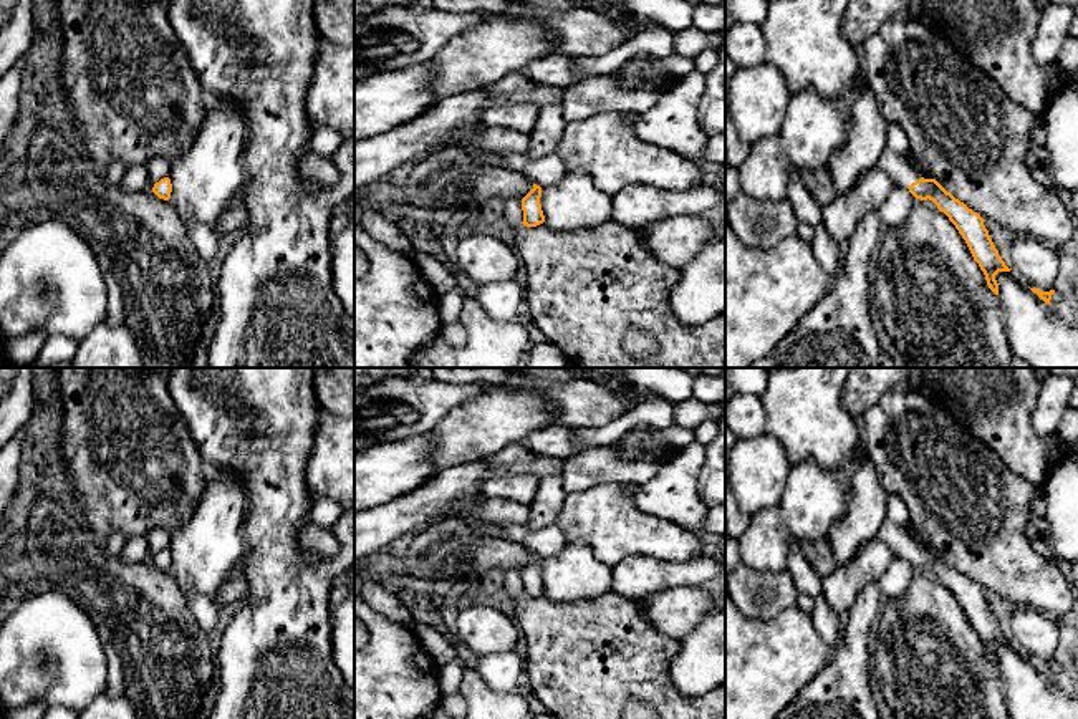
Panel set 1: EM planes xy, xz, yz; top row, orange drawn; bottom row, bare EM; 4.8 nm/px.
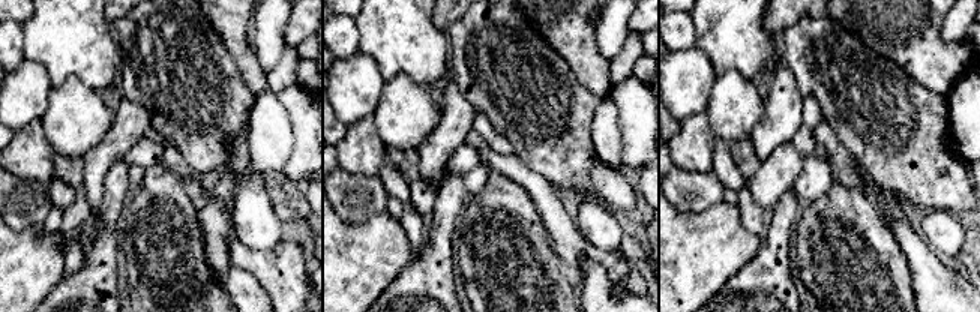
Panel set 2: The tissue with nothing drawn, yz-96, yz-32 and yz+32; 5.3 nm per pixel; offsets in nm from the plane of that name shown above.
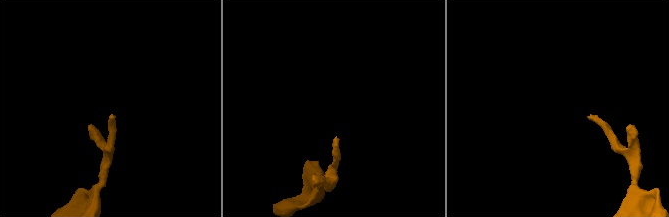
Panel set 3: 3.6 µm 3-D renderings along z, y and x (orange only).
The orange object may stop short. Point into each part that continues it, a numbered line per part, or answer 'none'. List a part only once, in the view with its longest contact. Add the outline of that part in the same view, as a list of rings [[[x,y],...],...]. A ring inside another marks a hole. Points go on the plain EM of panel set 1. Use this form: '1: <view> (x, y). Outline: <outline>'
1: yz (895, 537). Outline: [[[891,520],[883,524],[876,538],[886,543],[894,555],[902,558],[909,558],[912,553],[921,550],[921,547],[904,532],[904,528],[898,527]]]

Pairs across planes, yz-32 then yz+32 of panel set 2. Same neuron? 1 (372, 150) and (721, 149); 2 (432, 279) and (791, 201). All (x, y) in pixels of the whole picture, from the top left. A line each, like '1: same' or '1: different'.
1: different
2: same

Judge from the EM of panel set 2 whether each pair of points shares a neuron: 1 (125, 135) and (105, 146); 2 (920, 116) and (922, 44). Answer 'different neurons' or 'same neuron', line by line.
1: same neuron
2: different neurons

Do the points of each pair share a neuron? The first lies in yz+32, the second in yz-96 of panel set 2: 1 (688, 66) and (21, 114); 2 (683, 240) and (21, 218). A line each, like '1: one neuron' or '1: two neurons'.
1: one neuron
2: two neurons

